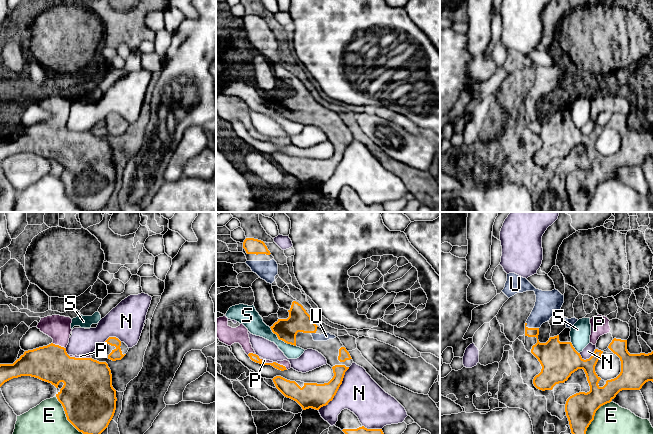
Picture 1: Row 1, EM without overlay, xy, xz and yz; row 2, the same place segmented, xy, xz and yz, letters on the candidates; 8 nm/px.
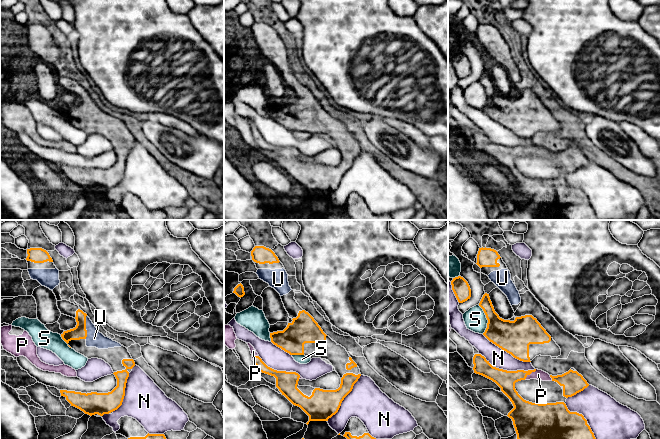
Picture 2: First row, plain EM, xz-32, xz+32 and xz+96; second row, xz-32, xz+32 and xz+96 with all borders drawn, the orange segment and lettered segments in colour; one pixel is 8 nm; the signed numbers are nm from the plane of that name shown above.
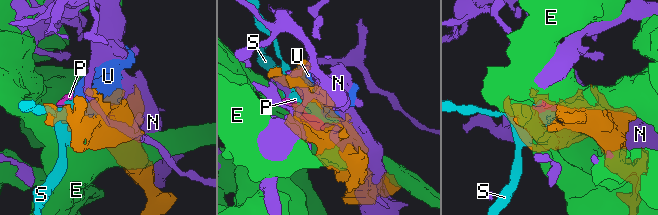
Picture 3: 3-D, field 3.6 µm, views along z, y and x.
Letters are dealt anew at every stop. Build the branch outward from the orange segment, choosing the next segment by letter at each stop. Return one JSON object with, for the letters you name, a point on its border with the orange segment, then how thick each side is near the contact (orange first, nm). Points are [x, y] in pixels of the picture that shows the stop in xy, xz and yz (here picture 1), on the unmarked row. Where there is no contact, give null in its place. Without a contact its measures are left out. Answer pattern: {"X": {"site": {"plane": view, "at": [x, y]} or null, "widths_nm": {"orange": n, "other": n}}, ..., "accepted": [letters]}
{"P": {"site": {"plane": "xy", "at": [58, 121]}, "widths_nm": {"orange": 300, "other": 200}}, "U": {"site": {"plane": "yz", "at": [531, 104]}, "widths_nm": {"orange": 190, "other": 200}}, "accepted": ["P", "U"]}

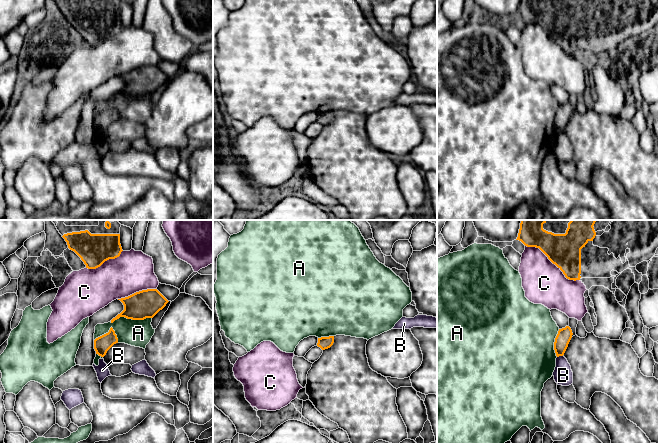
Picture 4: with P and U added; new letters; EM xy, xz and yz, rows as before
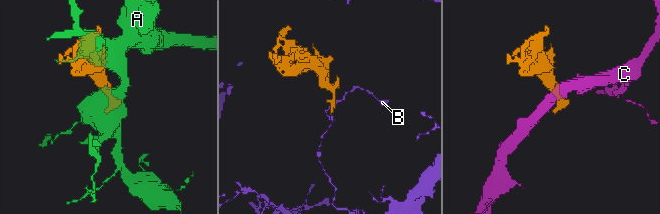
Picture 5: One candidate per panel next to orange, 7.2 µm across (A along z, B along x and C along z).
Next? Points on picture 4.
{"accepted": []}

